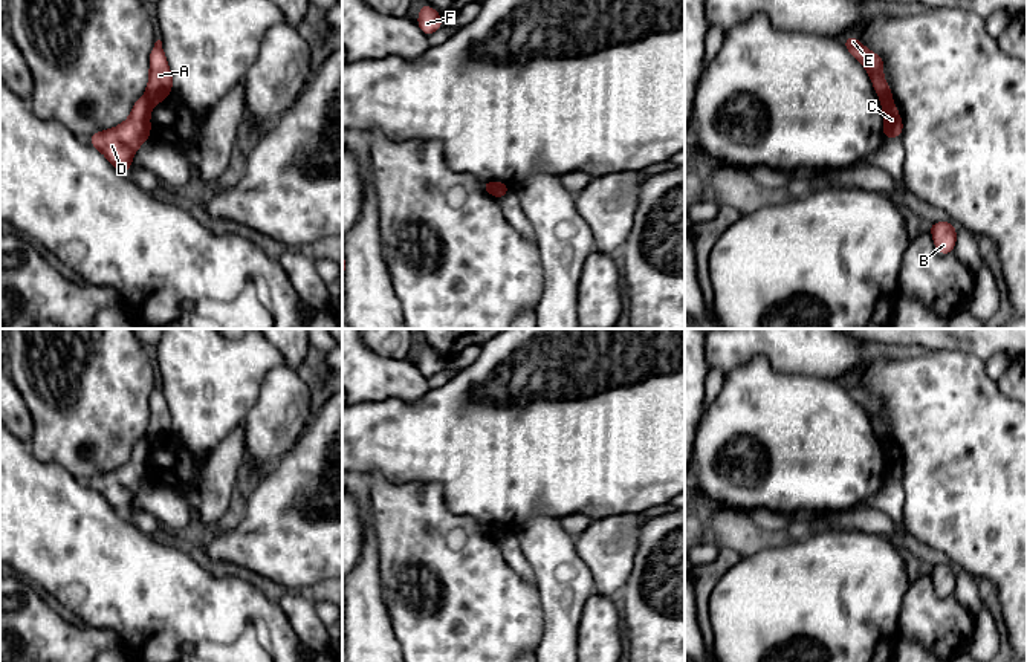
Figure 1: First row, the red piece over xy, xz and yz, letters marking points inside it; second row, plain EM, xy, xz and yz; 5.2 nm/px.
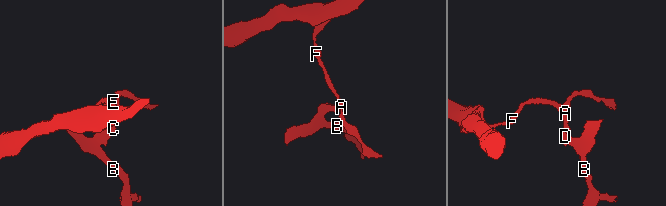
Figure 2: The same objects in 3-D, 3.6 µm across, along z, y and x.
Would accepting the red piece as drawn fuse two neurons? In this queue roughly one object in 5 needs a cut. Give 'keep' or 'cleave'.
cleave

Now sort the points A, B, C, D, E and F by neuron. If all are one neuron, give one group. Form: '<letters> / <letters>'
A E F / B C D

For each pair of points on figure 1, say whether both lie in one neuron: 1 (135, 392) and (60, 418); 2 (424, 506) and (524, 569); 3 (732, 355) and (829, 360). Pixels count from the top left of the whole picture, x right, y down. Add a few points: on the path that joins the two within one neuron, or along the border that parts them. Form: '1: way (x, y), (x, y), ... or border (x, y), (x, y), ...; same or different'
1: way (116, 392), (97, 392), (78, 410); same
2: border (498, 543), (503, 558), (523, 578), (529, 580); different
3: way (757, 346), (804, 346); same

